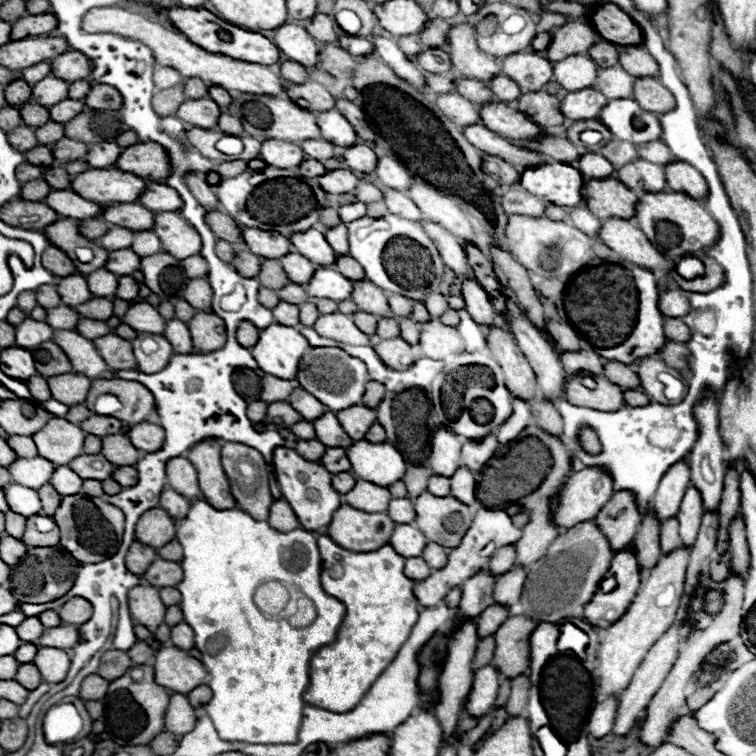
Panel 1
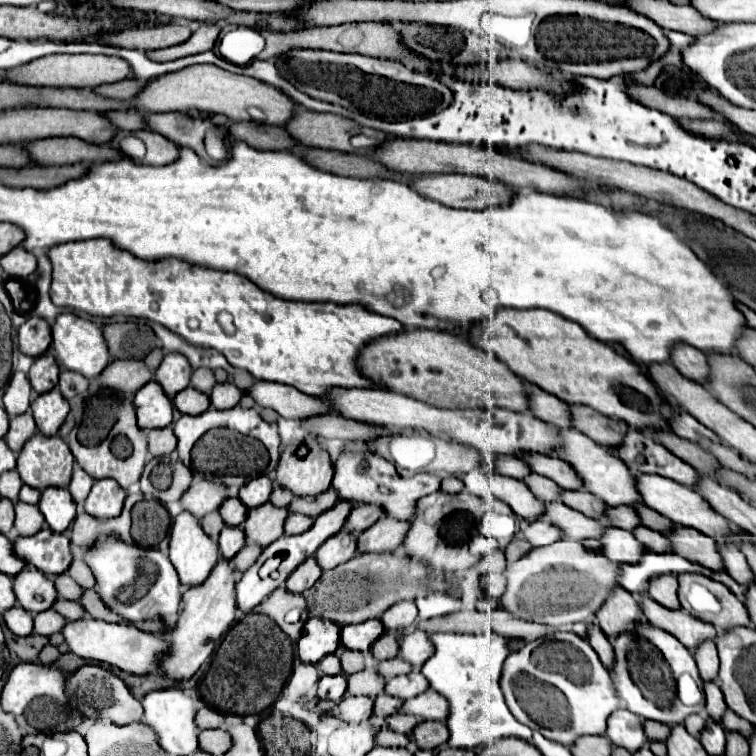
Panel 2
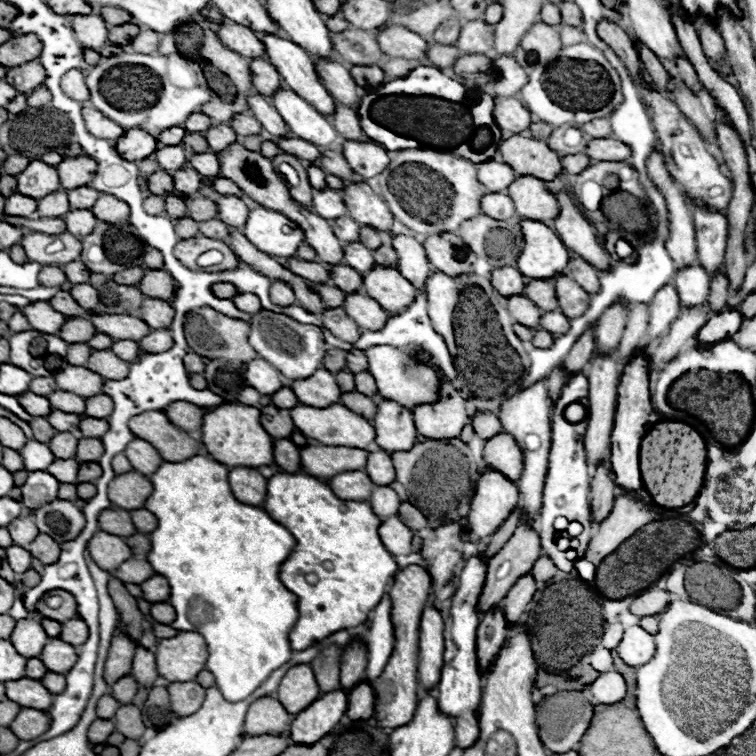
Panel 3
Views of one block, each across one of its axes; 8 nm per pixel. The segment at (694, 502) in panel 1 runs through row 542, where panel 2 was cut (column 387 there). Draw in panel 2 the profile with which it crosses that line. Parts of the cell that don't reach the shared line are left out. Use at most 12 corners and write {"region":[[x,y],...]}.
{"region":[[422,672],[386,682],[386,694],[408,700],[430,688]]}

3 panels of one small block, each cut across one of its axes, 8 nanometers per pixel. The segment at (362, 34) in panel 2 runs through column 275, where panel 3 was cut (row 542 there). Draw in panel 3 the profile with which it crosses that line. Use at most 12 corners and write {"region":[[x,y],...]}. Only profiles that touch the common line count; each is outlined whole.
{"region":[[38,534],[26,548],[42,564],[60,556],[60,546],[48,534]]}

